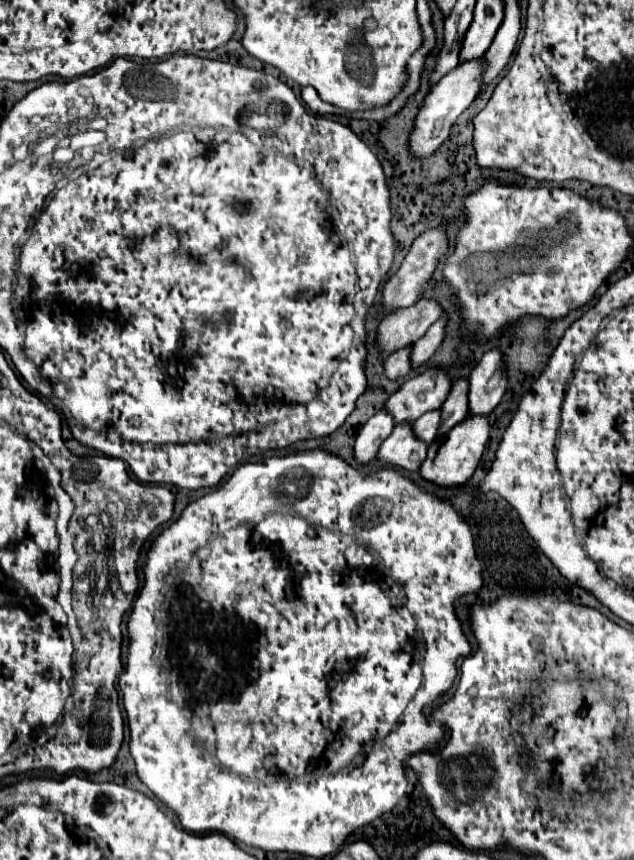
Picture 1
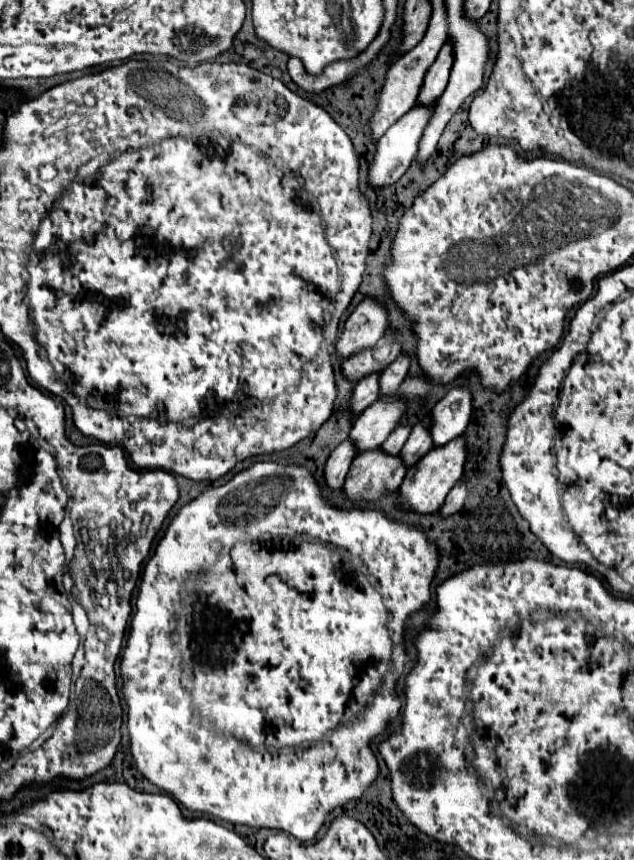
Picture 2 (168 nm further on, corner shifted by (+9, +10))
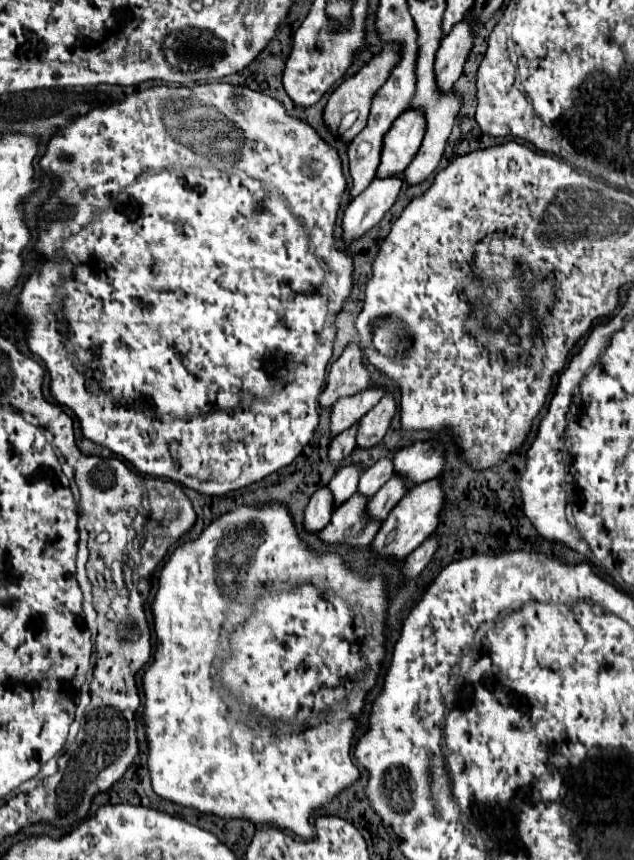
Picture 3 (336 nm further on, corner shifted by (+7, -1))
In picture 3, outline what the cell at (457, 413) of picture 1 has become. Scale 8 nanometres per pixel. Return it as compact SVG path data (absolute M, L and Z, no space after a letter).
M391 476L389 482L385 482L385 486L381 486L381 490L369 500L369 516L385 520L391 508L403 498L405 492L405 482L401 482L401 478Z

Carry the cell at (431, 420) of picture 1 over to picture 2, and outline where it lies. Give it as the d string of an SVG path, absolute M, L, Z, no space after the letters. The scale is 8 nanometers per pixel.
M395 427L391 431L391 435L387 437L387 441L381 445L381 449L387 453L387 455L397 455L401 451L401 447L405 445L407 437L411 433L411 427Z

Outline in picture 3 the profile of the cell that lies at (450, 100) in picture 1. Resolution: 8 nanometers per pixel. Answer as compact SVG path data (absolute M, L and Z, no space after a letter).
M375 176L373 182L345 210L343 238L349 242L371 230L395 204L403 186L405 186L403 176L393 176L393 178Z

